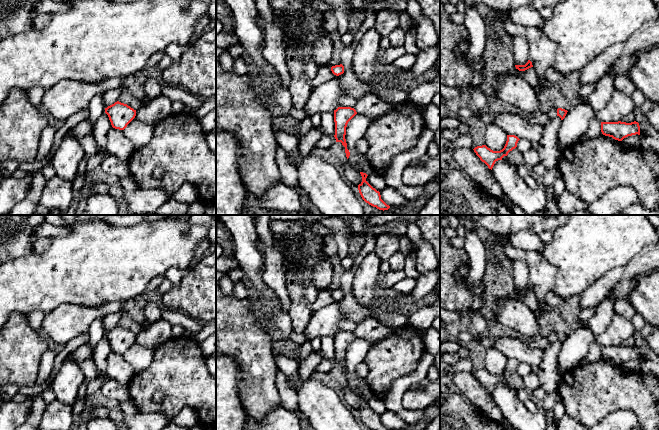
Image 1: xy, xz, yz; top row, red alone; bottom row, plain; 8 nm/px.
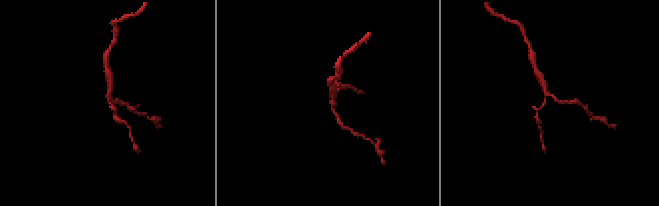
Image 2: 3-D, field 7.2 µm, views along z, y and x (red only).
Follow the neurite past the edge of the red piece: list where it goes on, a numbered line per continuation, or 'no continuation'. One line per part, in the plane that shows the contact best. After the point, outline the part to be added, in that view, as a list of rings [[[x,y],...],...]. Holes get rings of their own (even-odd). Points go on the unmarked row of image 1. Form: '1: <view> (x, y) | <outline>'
no continuation

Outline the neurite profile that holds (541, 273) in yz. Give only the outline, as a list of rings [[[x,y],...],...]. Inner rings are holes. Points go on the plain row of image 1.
[[[493,234],[495,241],[501,246],[507,257],[525,261],[529,266],[528,283],[541,303],[548,291],[553,287],[556,268],[551,265],[540,251],[527,251],[512,245],[508,236]]]

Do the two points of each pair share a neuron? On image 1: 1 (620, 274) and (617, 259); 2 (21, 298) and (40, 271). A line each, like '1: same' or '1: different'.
1: different
2: same

